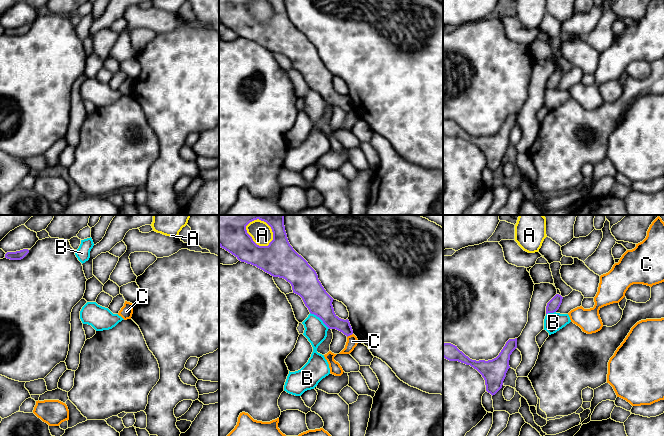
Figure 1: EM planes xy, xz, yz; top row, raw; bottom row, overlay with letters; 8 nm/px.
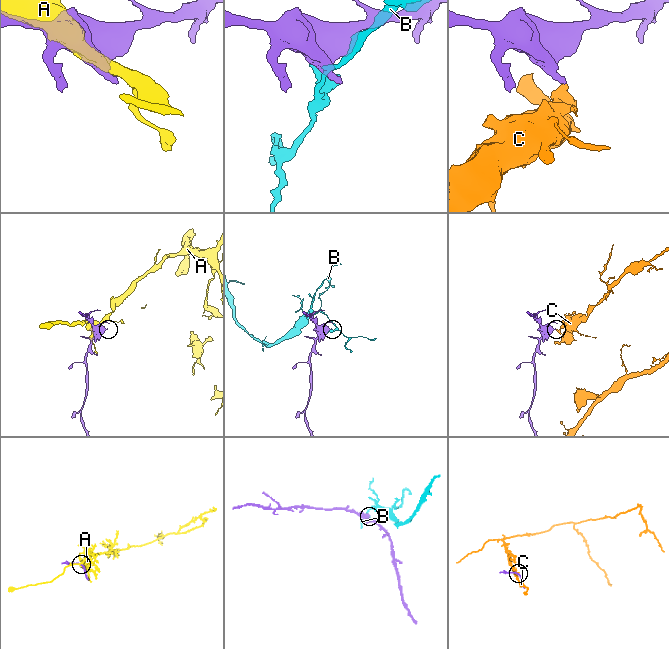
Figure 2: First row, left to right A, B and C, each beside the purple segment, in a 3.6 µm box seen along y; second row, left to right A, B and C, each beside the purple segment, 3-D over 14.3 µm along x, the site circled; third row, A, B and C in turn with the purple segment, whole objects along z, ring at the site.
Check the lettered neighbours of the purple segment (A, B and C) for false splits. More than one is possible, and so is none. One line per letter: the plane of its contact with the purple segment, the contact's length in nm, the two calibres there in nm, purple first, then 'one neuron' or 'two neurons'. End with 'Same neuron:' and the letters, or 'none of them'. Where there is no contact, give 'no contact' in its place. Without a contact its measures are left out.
A: xz | 260 nm | 280/170 nm | two neurons
B: xz | 200 nm | 200/180 nm | two neurons
C: xz | 60 nm | 120/90 nm | two neurons
Same neuron: none of them

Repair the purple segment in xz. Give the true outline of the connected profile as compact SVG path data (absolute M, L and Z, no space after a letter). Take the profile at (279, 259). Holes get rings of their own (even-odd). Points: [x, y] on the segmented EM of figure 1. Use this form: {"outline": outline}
{"outline": "M219 215L219 246L239 261L256 266L273 277L285 279L299 295L311 314L319 317L329 329L336 329L347 337L353 334L348 319L339 318L332 305L333 298L326 292L316 271L290 245L284 226L284 215ZM254 221L266 222L272 229L273 240L268 246L257 245L247 233L246 226Z"}

